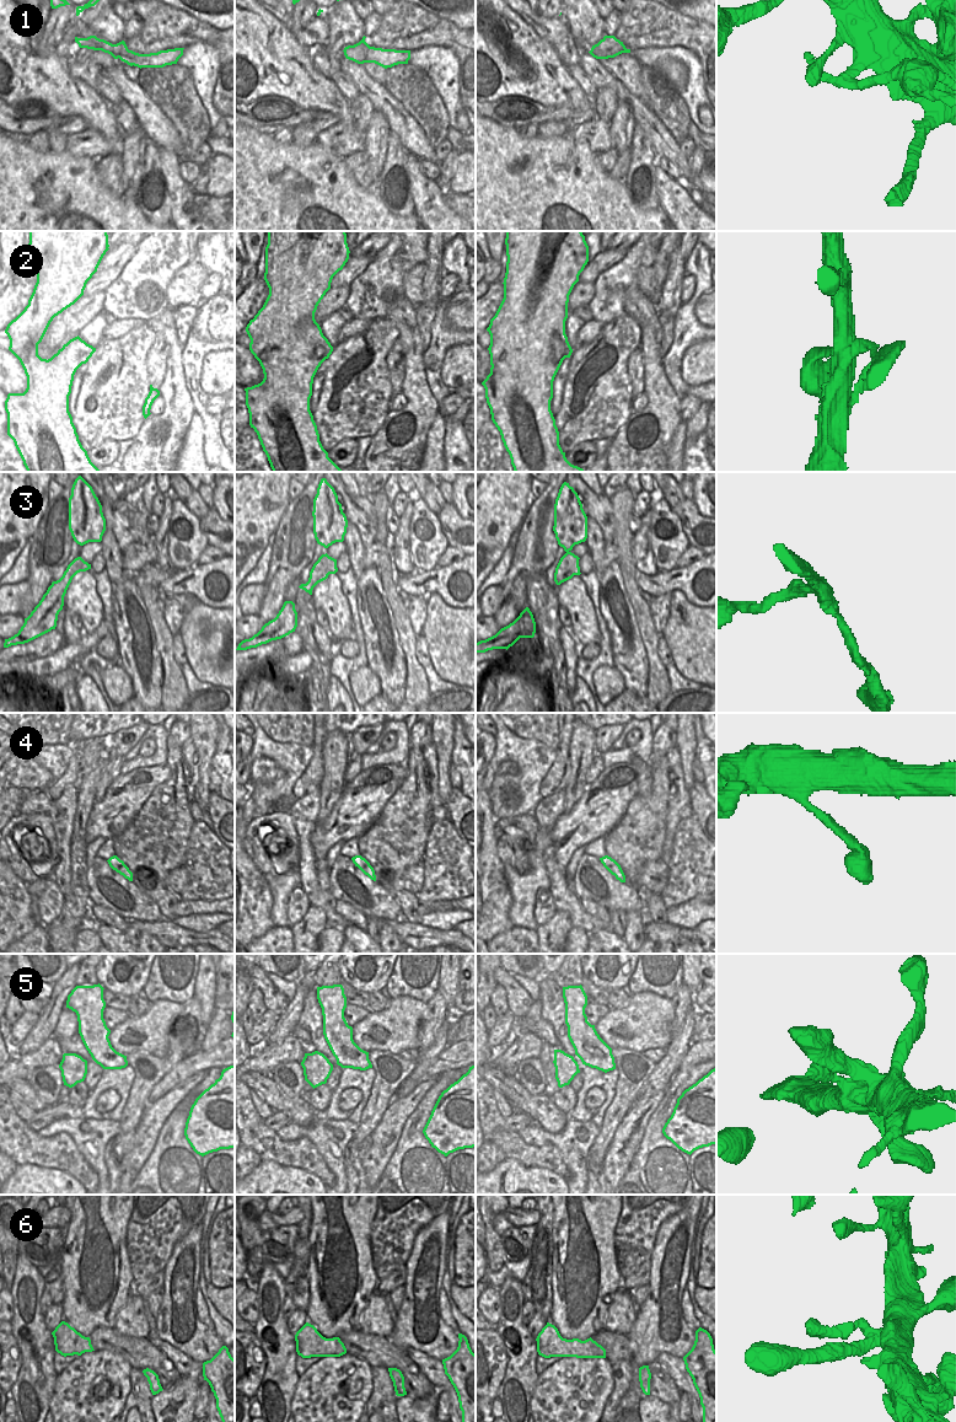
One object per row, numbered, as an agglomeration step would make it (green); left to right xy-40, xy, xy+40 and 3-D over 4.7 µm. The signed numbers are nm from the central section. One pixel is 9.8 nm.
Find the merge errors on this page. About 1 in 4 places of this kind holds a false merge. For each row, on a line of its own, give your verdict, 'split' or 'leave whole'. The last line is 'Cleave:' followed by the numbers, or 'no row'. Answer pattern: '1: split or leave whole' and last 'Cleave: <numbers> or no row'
1: split
2: leave whole
3: split
4: leave whole
5: leave whole
6: leave whole
Cleave: 1, 3

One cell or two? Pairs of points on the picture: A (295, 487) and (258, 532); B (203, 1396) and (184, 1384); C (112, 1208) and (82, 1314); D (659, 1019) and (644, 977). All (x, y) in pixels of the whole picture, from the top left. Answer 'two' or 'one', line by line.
A: two
B: two
C: one
D: two

